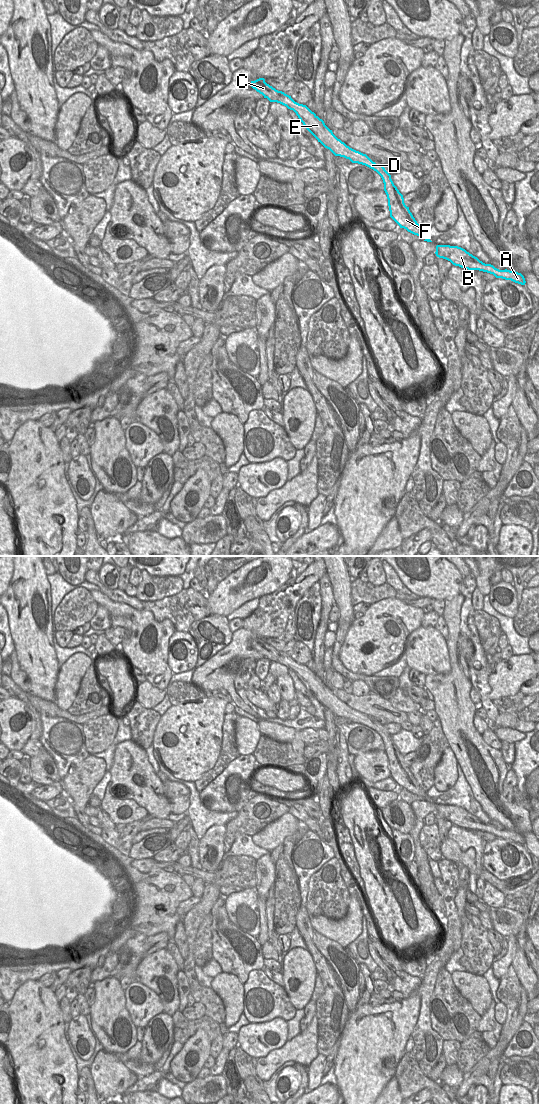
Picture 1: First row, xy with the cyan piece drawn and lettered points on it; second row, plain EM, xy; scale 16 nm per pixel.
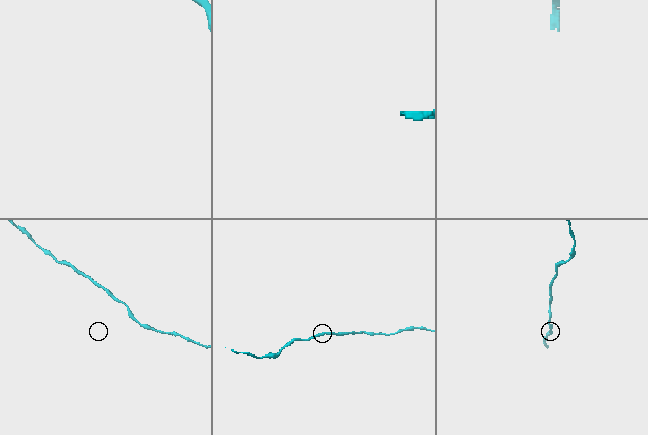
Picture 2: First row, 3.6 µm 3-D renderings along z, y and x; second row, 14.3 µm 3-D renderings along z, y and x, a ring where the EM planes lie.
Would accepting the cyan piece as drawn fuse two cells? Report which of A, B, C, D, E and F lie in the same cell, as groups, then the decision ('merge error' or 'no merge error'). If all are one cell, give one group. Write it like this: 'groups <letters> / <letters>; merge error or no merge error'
groups A B C D E F; no merge error

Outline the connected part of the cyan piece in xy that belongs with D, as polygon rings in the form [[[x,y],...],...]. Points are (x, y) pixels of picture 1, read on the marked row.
[[[264,78],[251,81],[251,87],[262,94],[270,102],[277,102],[288,109],[293,110],[306,129],[320,142],[325,148],[329,149],[335,156],[349,159],[352,163],[365,165],[376,171],[384,183],[384,191],[387,195],[390,217],[408,232],[424,237],[427,242],[432,242],[426,232],[420,227],[412,213],[404,203],[403,195],[394,185],[391,175],[385,170],[384,166],[373,162],[366,154],[356,151],[338,139],[314,112],[306,105],[295,102],[291,96],[282,91],[278,91],[265,82]]]

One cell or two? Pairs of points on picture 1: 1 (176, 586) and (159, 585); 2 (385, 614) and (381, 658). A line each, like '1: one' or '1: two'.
1: one
2: one

